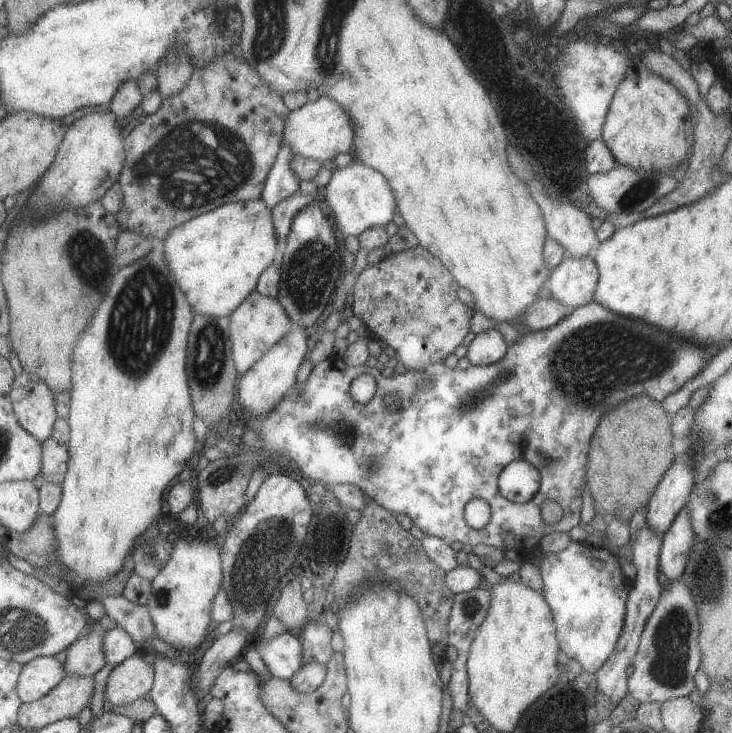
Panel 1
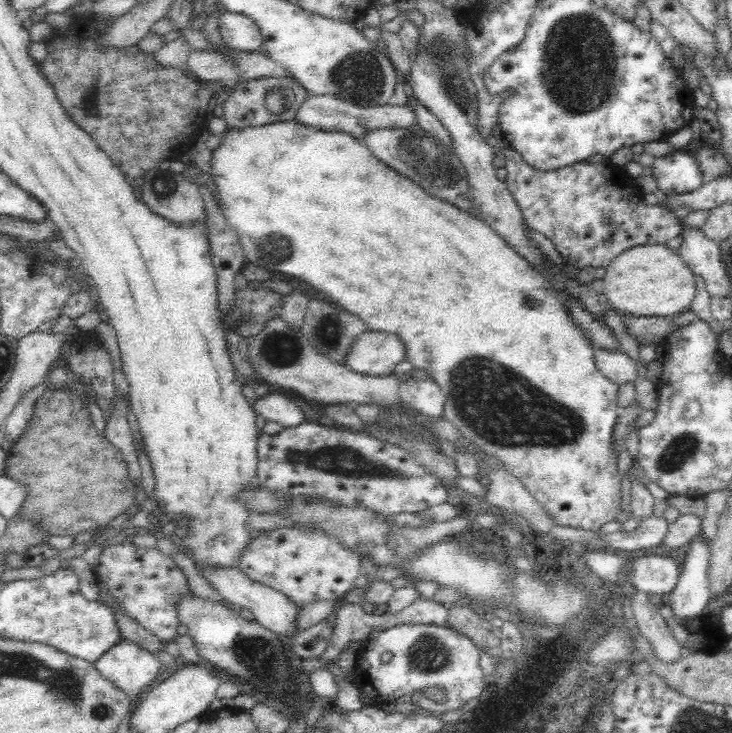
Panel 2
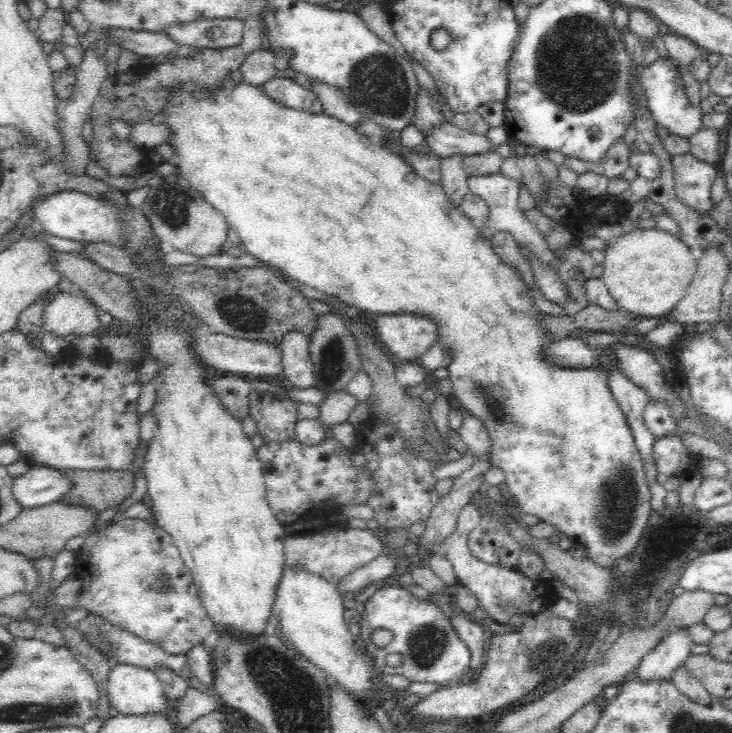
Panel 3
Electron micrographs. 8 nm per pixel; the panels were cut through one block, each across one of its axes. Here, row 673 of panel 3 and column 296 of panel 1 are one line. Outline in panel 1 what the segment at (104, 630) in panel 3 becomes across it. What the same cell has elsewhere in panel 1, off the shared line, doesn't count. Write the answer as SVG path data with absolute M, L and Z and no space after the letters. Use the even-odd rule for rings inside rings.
M281 144L277 158L275 158L271 170L267 173L267 178L265 178L260 194L261 202L269 210L275 204L279 204L281 200L289 198L299 188L300 180L297 176L291 174L291 169L289 168L289 160L293 157L291 148L287 144Z

